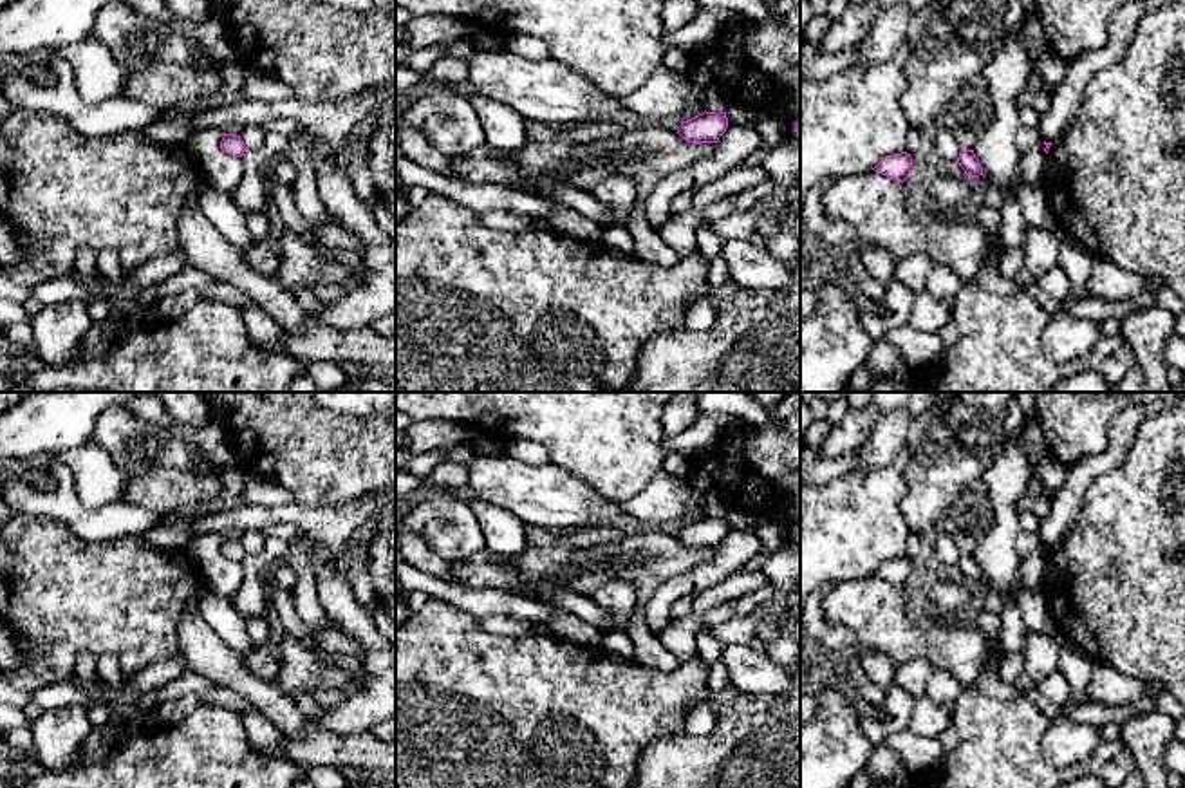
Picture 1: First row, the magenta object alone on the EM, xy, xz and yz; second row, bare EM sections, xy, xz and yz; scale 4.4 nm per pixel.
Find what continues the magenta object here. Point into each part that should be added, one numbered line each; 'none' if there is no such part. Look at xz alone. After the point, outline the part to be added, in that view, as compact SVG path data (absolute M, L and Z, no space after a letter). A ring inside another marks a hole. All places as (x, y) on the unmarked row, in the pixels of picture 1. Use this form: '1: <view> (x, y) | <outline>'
none

